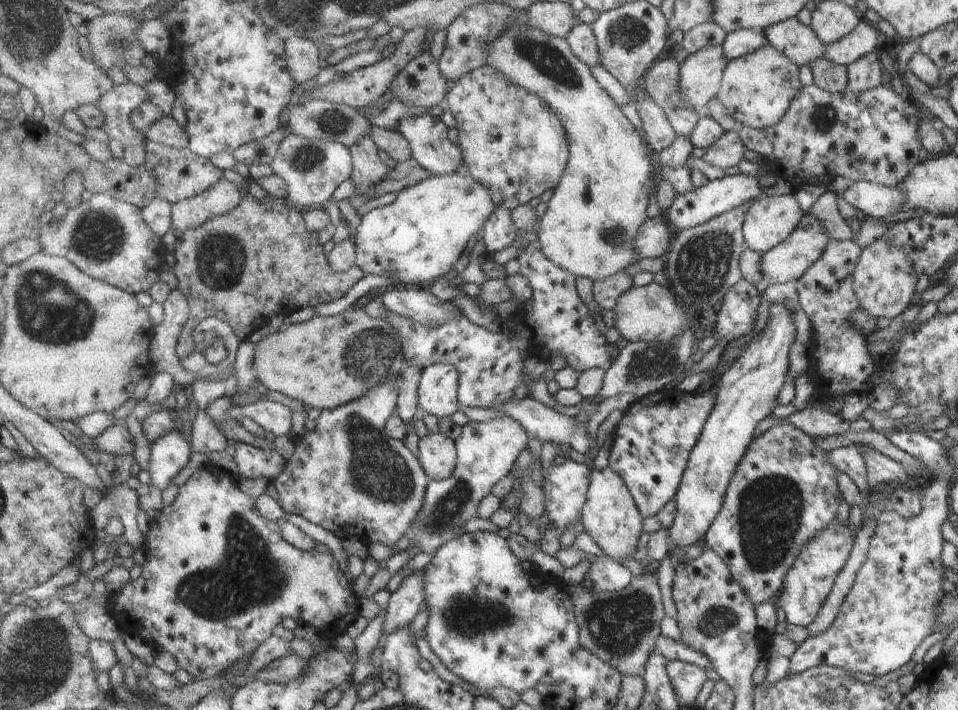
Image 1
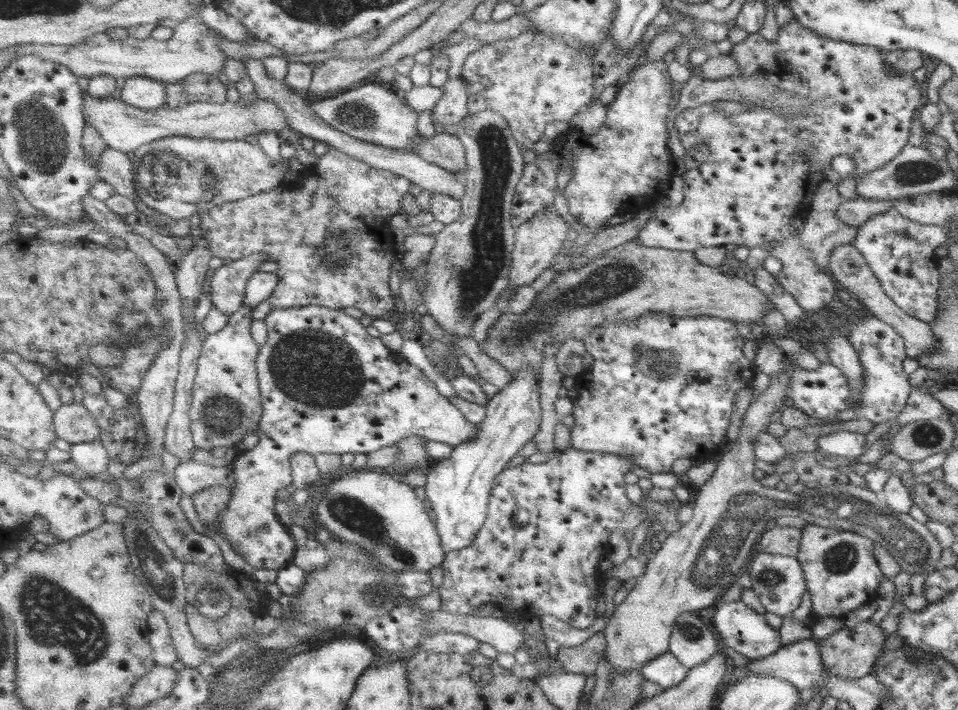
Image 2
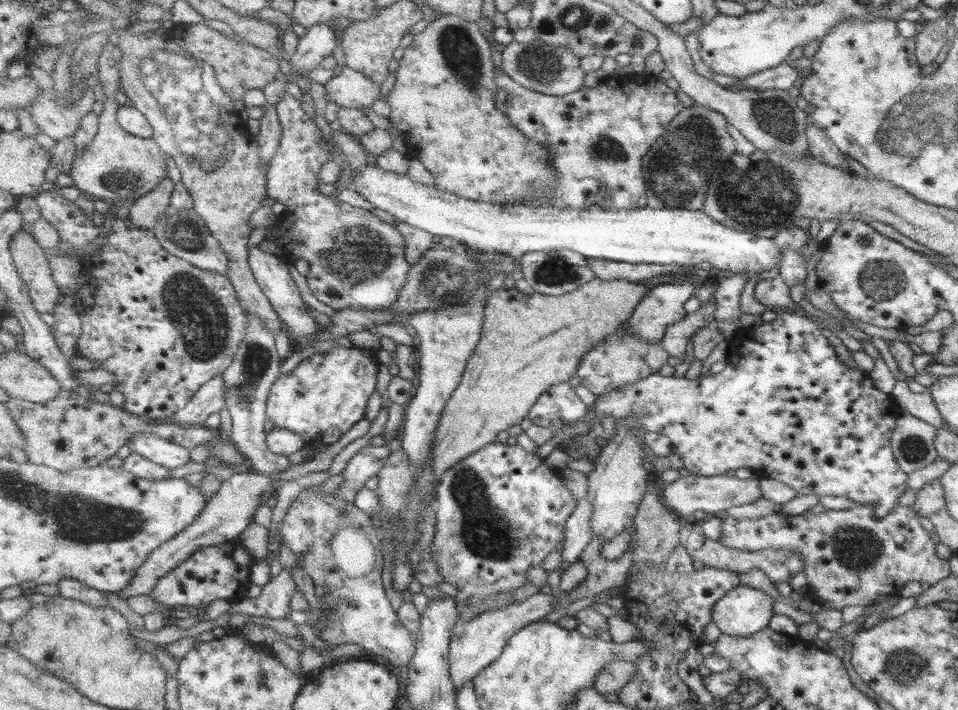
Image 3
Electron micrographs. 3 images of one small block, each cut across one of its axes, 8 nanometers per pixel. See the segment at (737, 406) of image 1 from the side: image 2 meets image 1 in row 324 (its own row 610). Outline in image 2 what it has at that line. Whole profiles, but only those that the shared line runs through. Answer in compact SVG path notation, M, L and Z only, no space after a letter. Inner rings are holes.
M755 552L749 563L746 577L751 581L751 590L759 599L761 606L771 614L783 617L801 606L802 598L807 588L801 567L793 556L771 554L769 552Z

